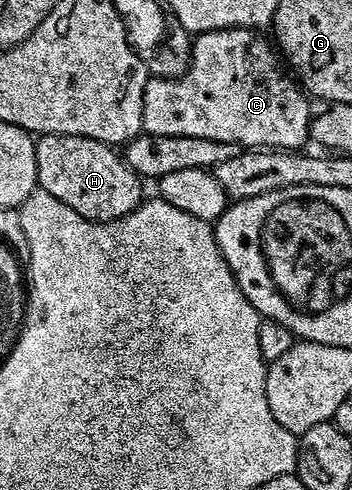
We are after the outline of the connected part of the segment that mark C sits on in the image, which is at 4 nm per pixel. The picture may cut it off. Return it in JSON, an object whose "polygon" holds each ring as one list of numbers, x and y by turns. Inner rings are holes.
{"polygon":[[216,28,196,33,188,68,179,76,154,76,147,82,143,90,142,129,151,136,211,138,215,142,239,144,242,149,300,149,304,145,301,143,310,139,310,101,287,71,278,49,261,35,251,28]]}

